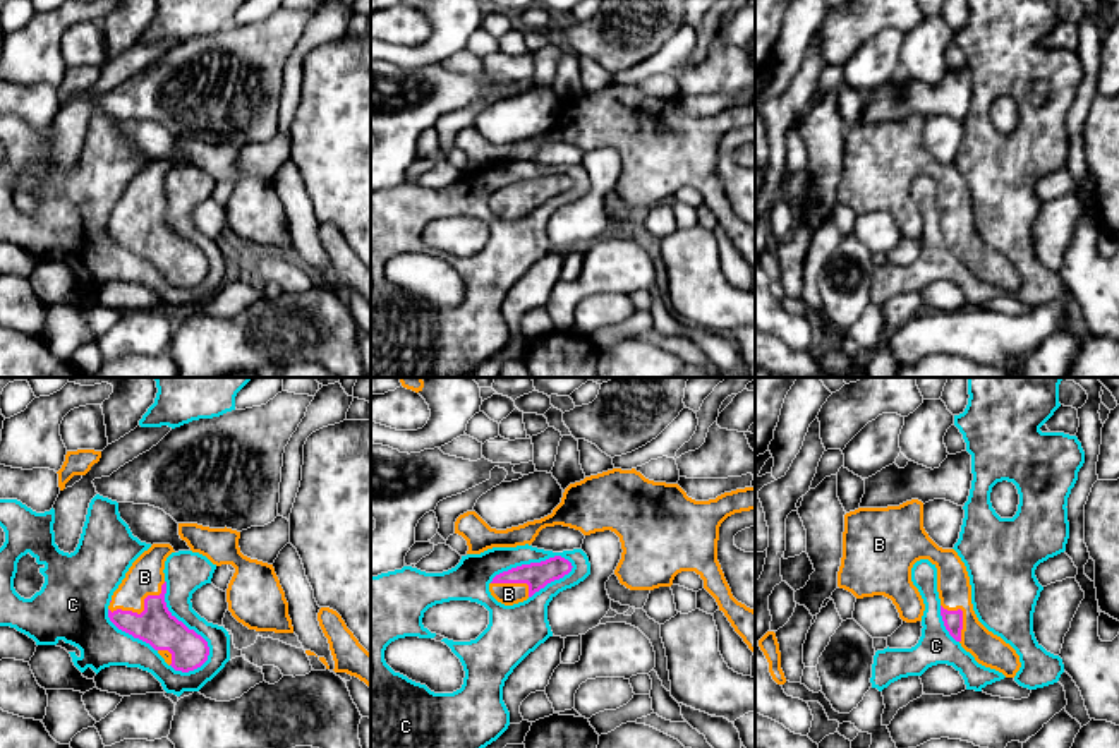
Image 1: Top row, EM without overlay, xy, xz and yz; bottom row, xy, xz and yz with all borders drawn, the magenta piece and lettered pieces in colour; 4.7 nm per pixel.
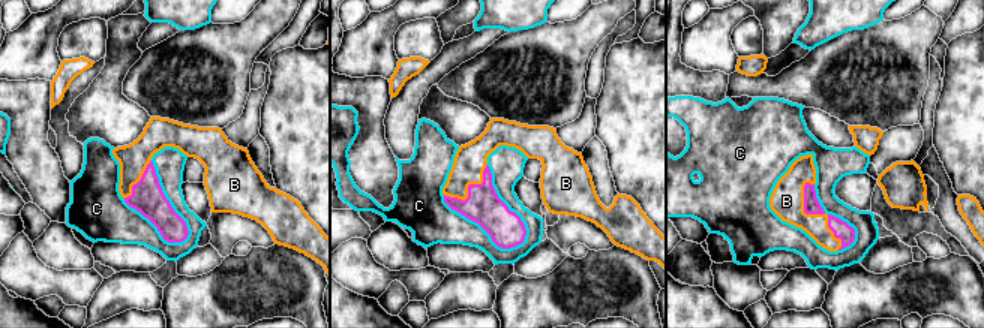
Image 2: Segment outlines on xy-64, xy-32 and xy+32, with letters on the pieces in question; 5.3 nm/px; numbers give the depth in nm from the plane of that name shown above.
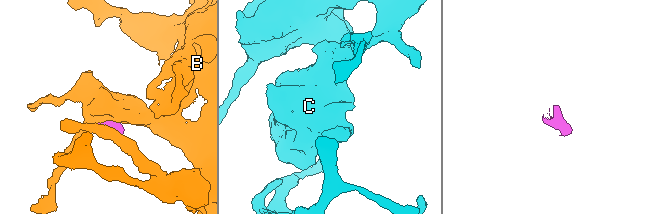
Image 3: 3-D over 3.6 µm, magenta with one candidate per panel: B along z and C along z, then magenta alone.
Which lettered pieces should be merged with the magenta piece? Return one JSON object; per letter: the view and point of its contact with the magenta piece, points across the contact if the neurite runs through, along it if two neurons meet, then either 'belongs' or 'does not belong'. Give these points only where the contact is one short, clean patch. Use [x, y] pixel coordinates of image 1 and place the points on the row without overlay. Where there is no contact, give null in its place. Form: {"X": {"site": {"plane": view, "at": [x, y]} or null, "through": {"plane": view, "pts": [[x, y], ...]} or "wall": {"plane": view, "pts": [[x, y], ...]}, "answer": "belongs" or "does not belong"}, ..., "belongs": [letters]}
{"B": {"site": {"plane": "xy", "at": [145, 225]}, "answer": "belongs"}, "C": {"site": {"plane": "xz", "at": [531, 179]}, "answer": "does not belong"}, "belongs": ["B"]}

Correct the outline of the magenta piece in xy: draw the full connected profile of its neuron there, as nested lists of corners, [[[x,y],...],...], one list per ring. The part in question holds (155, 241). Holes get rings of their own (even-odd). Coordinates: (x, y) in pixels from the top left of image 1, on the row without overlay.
[[[153,160],[132,178],[112,211],[108,233],[118,245],[149,259],[175,287],[189,288],[208,276],[209,262],[166,223],[163,185],[172,168],[170,160]]]

